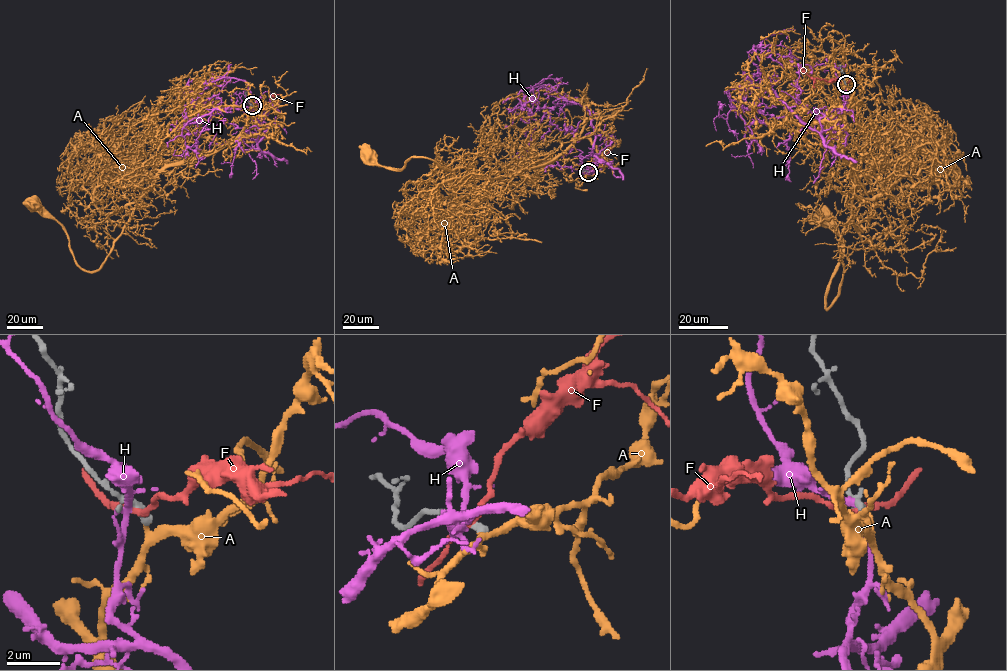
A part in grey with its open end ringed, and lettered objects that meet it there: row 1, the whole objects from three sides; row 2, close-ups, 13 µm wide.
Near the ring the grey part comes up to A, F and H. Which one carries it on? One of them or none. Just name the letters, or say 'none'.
A

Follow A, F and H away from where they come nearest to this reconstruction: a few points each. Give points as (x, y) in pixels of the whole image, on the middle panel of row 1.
A: (588, 172), (596, 149), (587, 137), (544, 164), (492, 178), (421, 157), (401, 169), (380, 166), (368, 155)
F: (588, 171), (597, 158), (608, 151), (610, 140), (616, 140)
H: (587, 171), (604, 166), (590, 112), (549, 85), (523, 88), (521, 104), (541, 87)

